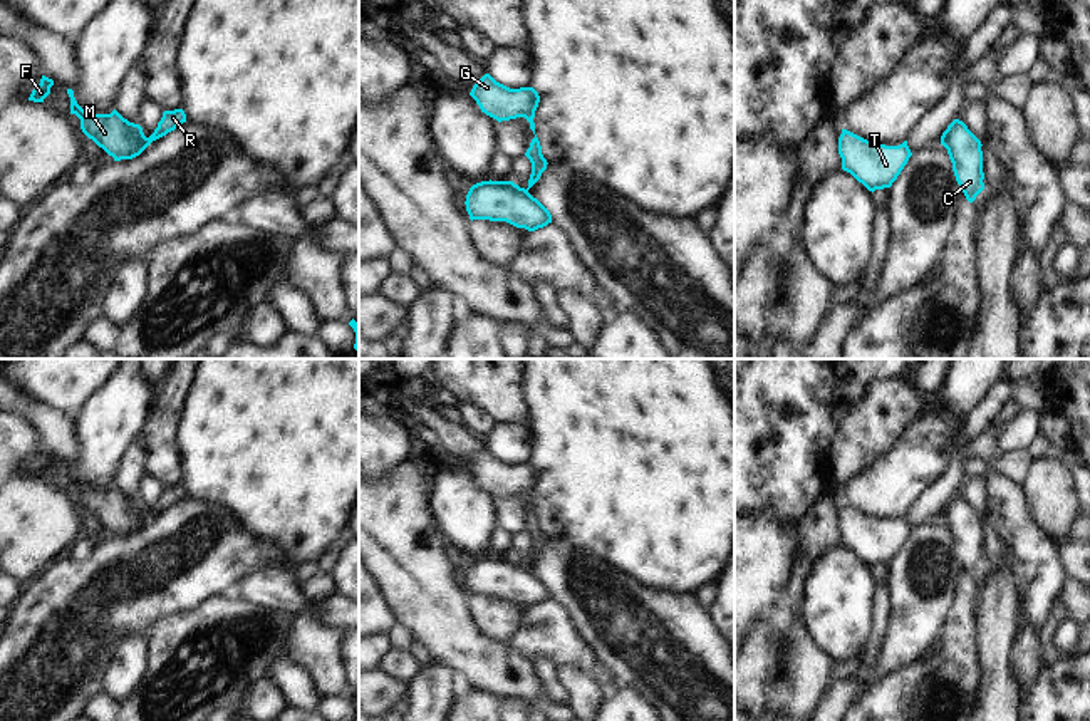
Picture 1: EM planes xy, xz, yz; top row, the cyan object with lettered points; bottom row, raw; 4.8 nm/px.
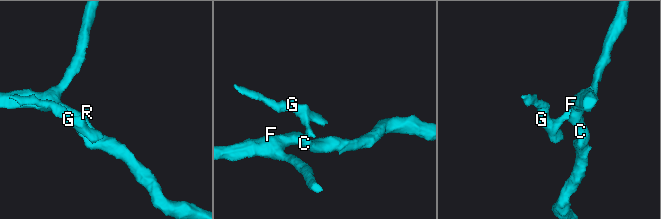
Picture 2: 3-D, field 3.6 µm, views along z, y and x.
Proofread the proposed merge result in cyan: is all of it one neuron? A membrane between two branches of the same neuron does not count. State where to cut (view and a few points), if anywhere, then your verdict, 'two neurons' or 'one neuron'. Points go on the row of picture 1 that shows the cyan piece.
xy (148, 138), (151, 141) | two neurons

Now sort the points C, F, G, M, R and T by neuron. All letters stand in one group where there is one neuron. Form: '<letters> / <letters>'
C F M / G R T

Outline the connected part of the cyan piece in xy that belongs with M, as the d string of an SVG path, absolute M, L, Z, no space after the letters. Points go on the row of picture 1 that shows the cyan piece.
M67 89L67 94L70 97L70 114L80 119L82 132L112 156L114 161L132 159L151 144L143 127L124 119L116 109L111 114L87 114L77 104L74 91Z

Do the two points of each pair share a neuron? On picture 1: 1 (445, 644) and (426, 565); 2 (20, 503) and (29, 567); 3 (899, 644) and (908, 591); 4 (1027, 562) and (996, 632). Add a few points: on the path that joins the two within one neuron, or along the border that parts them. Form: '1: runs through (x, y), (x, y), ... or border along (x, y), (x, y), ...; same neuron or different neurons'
1: runs through (445, 624), (426, 597), (426, 586); same neuron
2: runs through (29, 518), (29, 552); same neuron
3: runs through (908, 631), (908, 604); same neuron
4: border along (1005, 544), (1013, 555), (1020, 584), (1020, 621); different neurons

